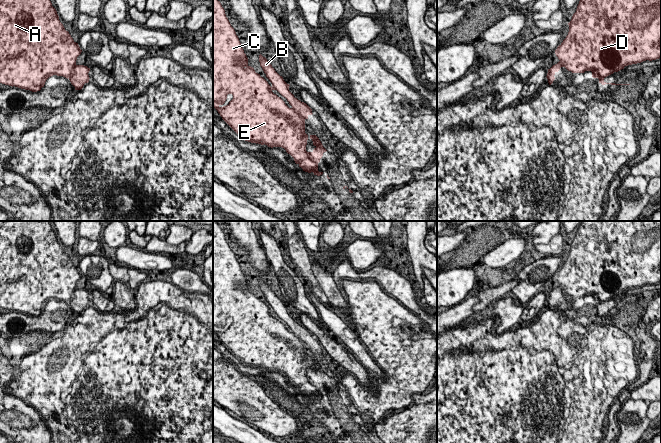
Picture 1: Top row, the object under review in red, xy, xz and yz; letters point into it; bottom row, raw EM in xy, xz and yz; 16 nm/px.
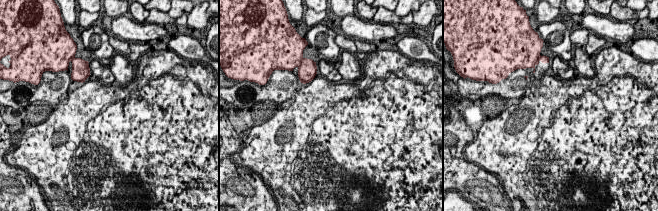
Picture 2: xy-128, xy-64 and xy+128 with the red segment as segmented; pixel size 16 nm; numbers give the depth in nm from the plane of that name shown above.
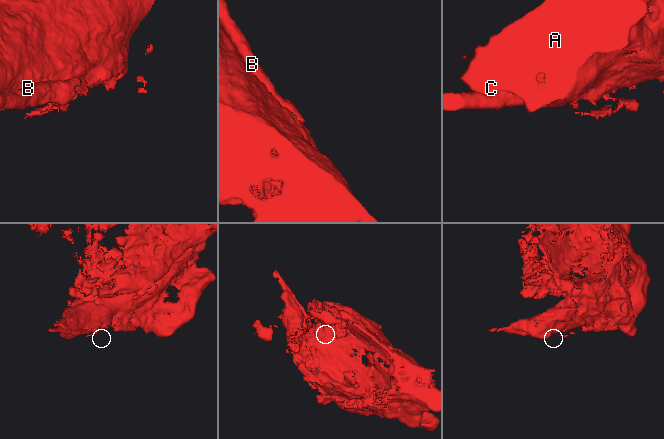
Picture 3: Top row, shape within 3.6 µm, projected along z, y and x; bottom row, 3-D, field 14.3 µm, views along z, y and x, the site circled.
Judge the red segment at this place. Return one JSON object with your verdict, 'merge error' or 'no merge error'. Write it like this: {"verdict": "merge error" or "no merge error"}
{"verdict": "merge error"}

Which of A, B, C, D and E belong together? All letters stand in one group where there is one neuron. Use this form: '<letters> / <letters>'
A C D E / B

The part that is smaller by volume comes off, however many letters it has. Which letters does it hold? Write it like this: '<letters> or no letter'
B

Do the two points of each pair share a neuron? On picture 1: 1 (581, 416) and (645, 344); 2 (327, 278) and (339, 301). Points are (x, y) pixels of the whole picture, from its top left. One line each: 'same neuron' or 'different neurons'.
1: different neurons
2: same neuron

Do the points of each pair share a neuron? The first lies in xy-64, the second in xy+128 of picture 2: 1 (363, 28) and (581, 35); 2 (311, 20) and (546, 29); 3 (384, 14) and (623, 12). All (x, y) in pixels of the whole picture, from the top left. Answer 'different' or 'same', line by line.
1: different
2: different
3: same

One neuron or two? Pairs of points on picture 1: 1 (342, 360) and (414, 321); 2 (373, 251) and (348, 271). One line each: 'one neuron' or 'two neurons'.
1: two neurons
2: two neurons

